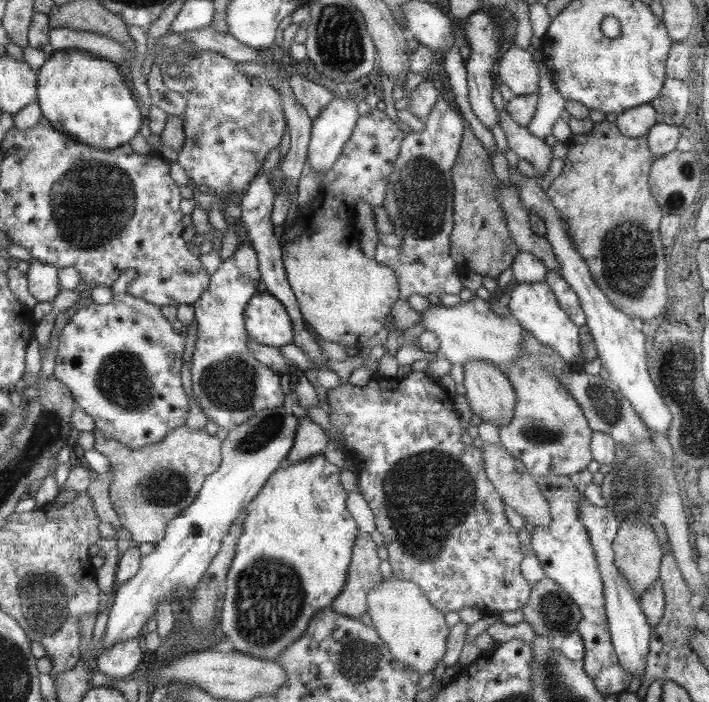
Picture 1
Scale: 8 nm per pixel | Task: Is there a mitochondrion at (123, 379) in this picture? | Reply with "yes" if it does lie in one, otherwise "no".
yes

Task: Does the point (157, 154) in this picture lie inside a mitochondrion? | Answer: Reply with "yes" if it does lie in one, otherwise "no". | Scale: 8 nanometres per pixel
no

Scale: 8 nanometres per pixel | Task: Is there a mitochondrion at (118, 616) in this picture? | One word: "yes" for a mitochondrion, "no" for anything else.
no

